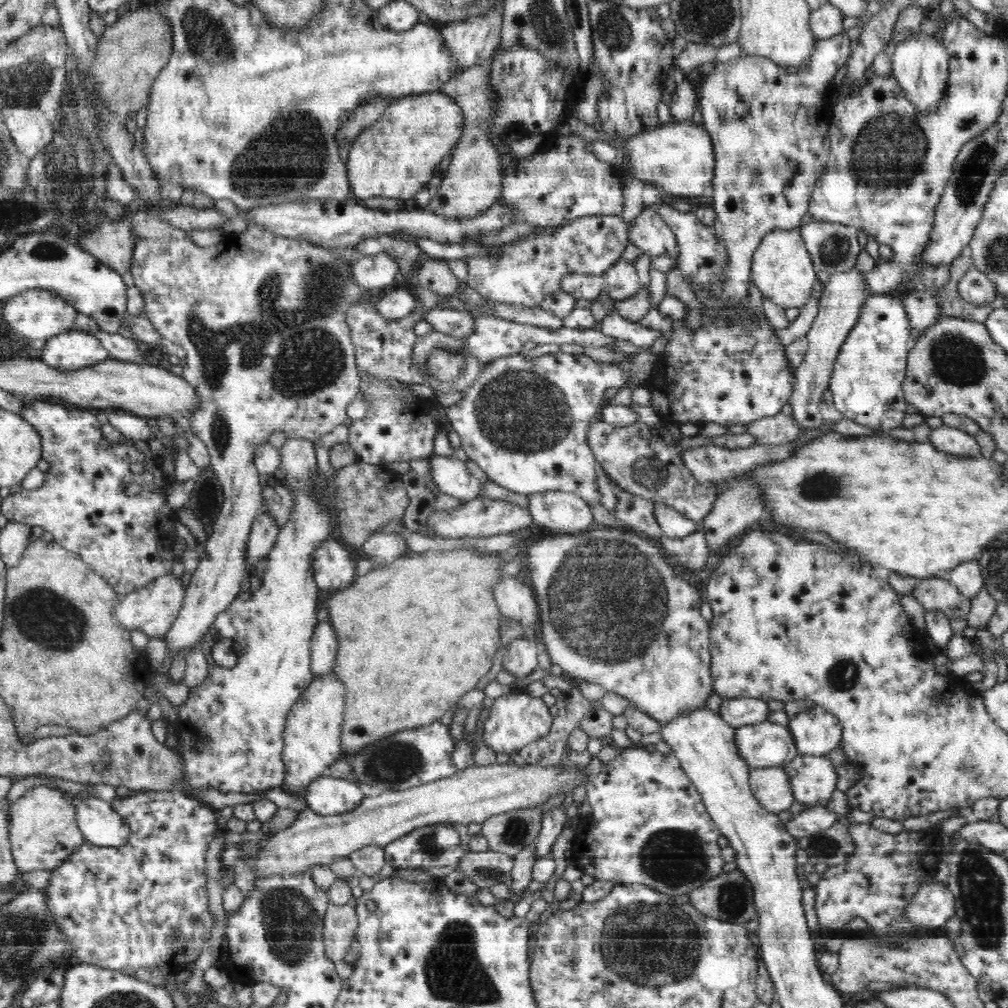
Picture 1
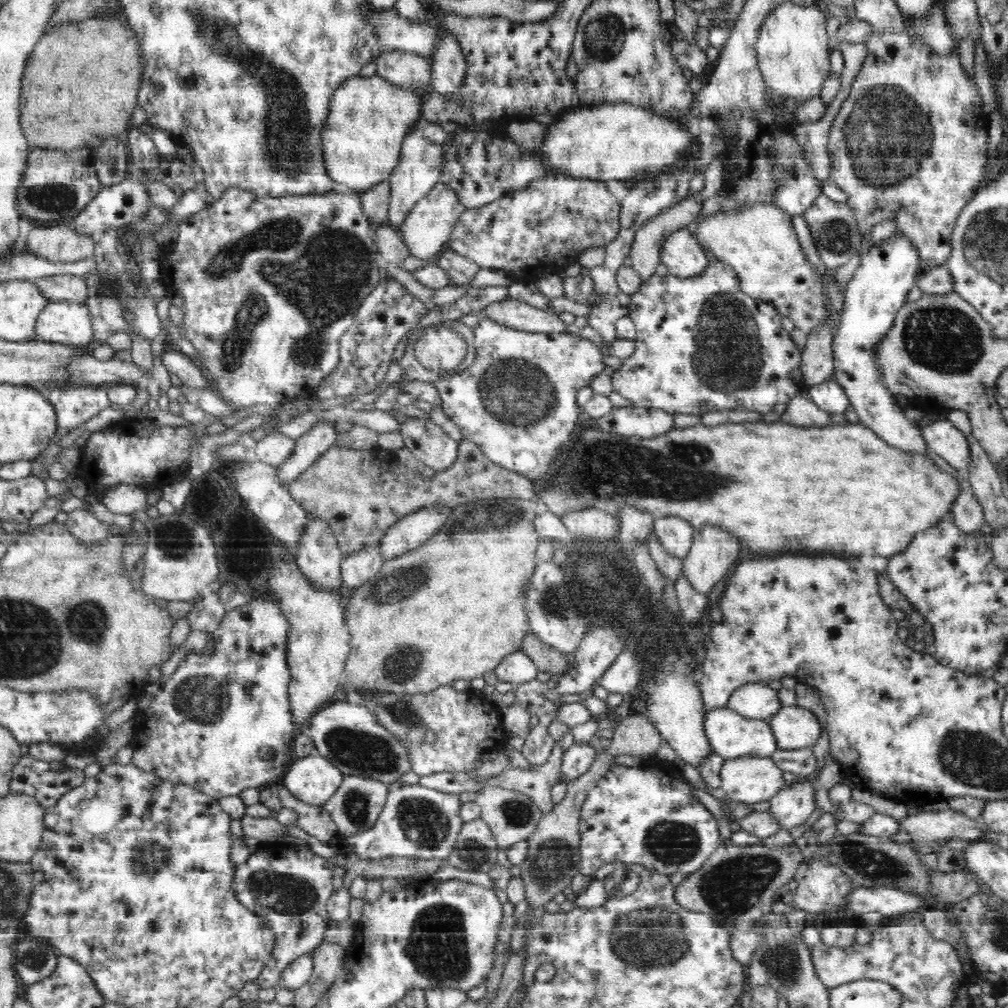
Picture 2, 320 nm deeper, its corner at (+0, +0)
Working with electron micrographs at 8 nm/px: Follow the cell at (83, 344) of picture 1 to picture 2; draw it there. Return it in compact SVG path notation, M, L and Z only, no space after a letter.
M48 300L35 326L36 340L83 347L93 342L88 307L72 300Z

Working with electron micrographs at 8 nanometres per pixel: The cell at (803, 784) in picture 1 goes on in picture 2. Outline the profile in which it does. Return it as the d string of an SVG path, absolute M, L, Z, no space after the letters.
M810 781L796 782L769 798L771 817L782 830L804 825L814 812L816 787Z

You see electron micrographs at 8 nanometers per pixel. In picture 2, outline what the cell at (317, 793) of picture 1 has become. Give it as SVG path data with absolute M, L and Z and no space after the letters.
M315 753L294 759L280 785L302 802L324 806L337 792L342 779L340 769Z

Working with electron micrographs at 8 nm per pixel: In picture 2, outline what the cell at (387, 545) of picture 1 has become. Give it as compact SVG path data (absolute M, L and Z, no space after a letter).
M377 545L345 555L341 560L341 579L344 588L348 592L356 590L380 573L383 563Z

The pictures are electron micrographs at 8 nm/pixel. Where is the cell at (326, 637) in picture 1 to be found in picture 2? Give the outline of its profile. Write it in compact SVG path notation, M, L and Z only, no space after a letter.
M306 513L307 525L300 537L295 561L302 574L316 589L338 589L341 579L341 560L344 555L326 521L315 520Z

